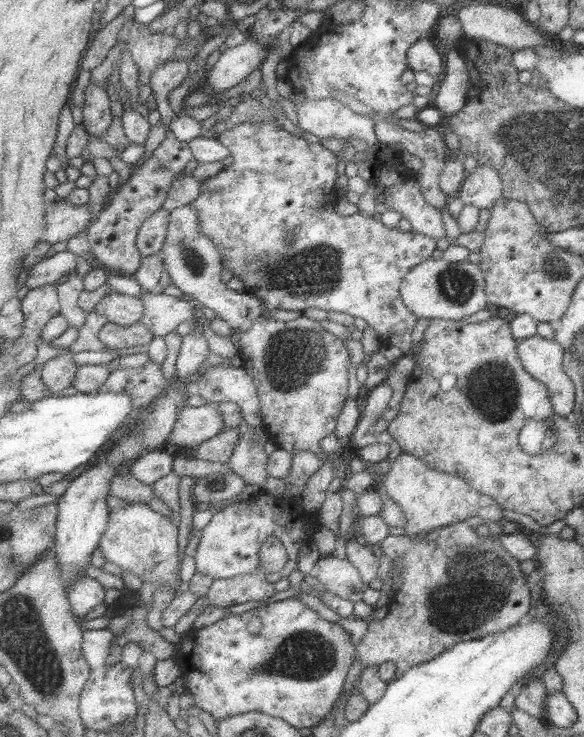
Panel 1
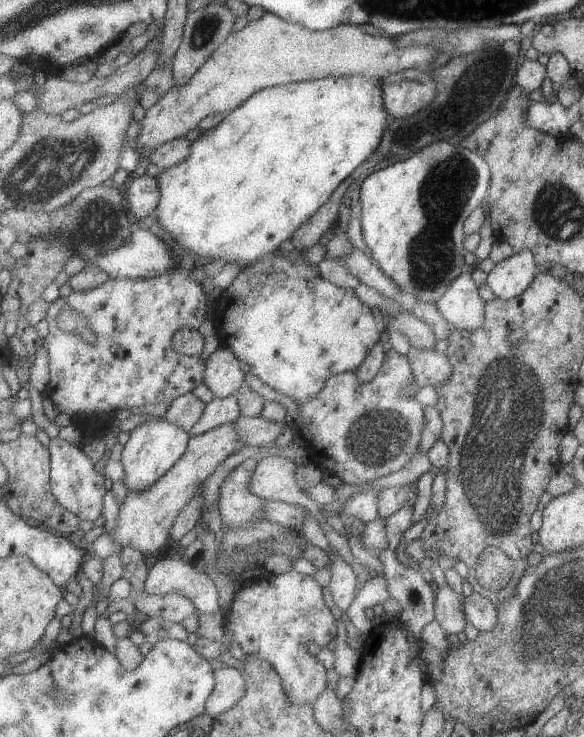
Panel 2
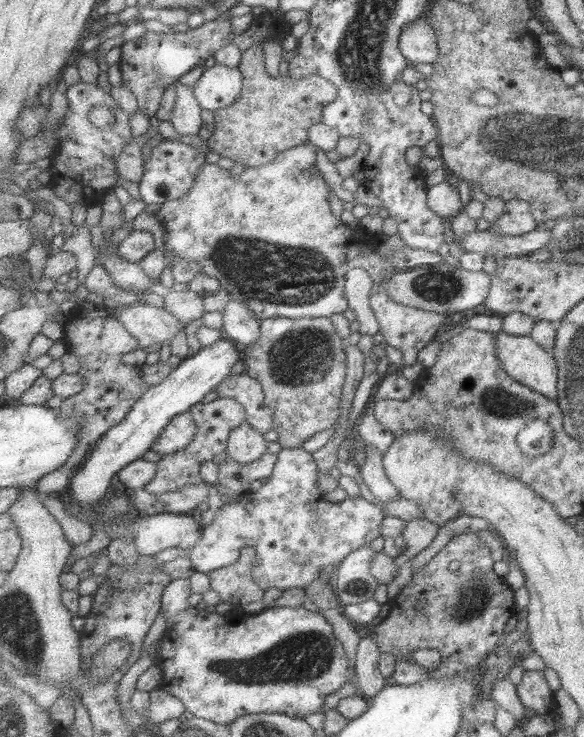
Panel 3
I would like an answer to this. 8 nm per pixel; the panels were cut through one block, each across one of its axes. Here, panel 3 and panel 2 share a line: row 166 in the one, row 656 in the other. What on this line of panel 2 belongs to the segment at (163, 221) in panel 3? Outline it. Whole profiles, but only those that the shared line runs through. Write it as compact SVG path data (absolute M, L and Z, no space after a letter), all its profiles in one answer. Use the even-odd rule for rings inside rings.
M295 570L261 576L243 585L238 593L235 592L232 607L225 606L224 610L230 613L225 641L199 637L194 644L197 652L209 661L217 660L235 641L245 656L260 655L272 663L282 676L285 692L293 704L314 705L328 689L327 668L316 655L309 654L307 646L313 642L325 647L337 638L335 616L325 604L321 584L312 575Z

